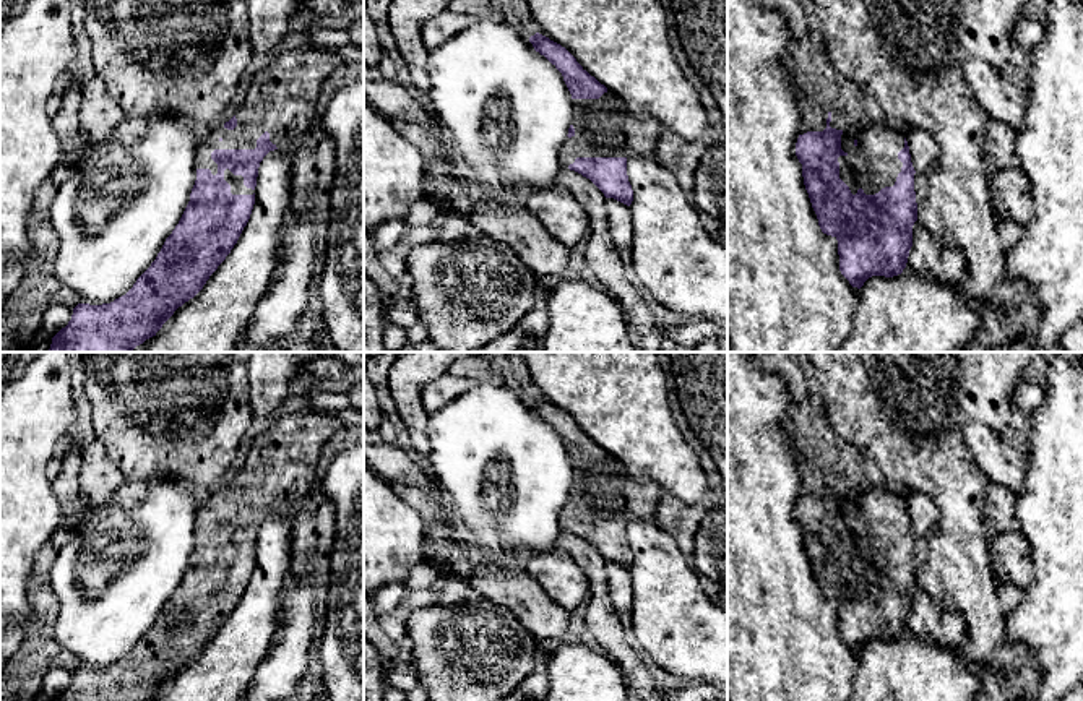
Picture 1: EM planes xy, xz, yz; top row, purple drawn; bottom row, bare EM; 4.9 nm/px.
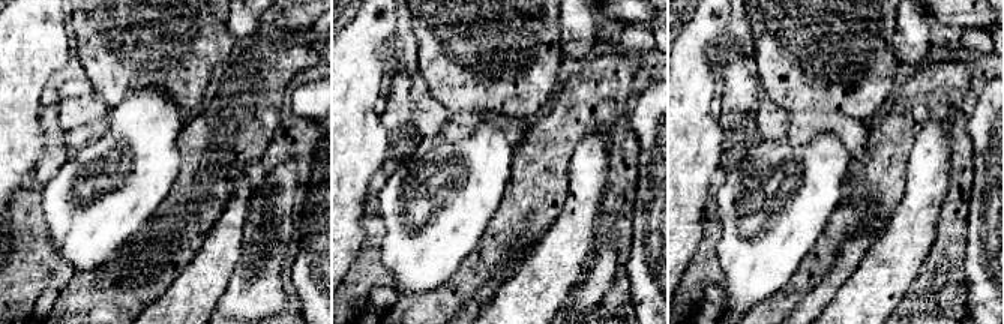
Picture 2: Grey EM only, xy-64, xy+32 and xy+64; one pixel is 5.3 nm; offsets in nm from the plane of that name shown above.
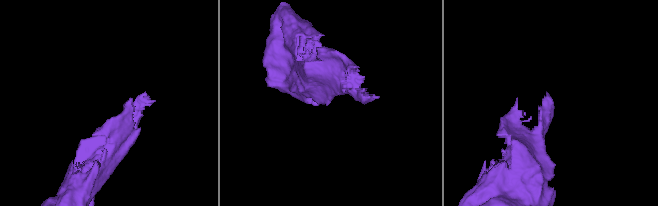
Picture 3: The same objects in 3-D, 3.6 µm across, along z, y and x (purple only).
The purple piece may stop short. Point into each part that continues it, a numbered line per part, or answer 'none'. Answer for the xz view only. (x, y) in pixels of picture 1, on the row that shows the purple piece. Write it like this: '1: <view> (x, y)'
1: xz (603, 127)

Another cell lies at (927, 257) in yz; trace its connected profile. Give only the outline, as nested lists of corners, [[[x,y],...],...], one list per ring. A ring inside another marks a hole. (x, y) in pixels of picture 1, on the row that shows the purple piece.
[[[916,221],[913,226],[913,247],[906,268],[917,276],[929,276],[945,286],[958,286],[966,269],[964,253],[943,248],[932,234]]]

